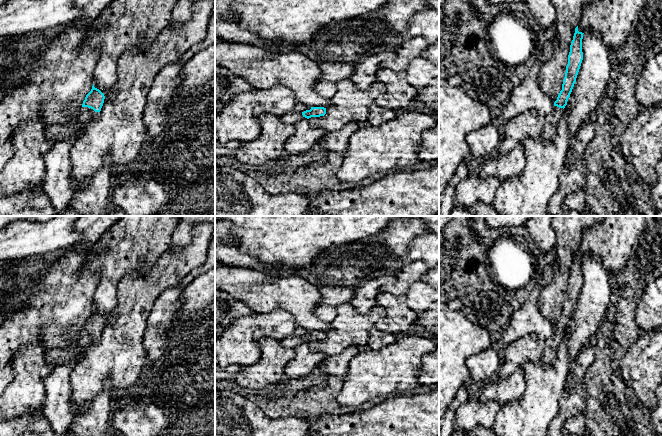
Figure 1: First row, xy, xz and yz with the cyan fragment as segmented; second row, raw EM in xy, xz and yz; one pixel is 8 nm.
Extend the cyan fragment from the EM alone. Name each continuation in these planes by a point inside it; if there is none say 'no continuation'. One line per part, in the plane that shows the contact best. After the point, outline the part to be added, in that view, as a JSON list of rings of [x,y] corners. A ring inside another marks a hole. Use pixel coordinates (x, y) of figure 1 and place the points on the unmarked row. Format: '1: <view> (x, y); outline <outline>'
1: xy (72, 355); outline [[[82,331],[72,347],[51,349],[46,353],[46,359],[54,366],[71,364],[74,367],[81,360],[85,348],[95,344],[98,339],[93,333]]]

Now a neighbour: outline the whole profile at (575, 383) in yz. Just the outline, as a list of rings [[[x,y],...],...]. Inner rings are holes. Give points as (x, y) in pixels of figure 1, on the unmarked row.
[[[585,346],[571,362],[567,382],[559,400],[559,410],[550,423],[547,436],[564,436],[564,423],[585,411],[585,377],[594,361],[594,347]]]

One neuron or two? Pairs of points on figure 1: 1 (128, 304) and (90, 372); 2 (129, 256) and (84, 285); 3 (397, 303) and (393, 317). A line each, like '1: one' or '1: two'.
1: one
2: two
3: one

